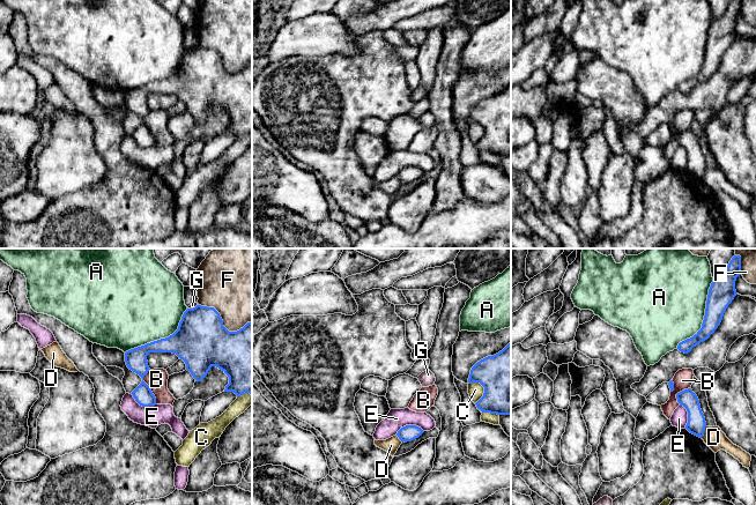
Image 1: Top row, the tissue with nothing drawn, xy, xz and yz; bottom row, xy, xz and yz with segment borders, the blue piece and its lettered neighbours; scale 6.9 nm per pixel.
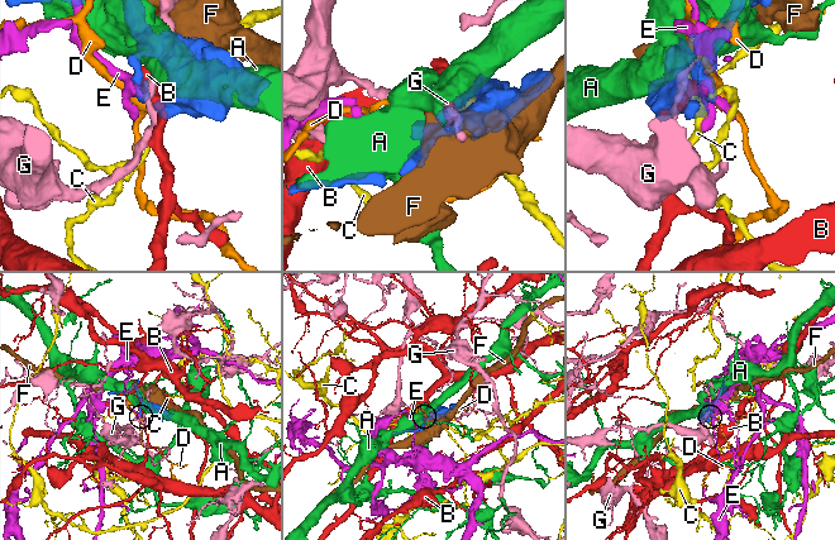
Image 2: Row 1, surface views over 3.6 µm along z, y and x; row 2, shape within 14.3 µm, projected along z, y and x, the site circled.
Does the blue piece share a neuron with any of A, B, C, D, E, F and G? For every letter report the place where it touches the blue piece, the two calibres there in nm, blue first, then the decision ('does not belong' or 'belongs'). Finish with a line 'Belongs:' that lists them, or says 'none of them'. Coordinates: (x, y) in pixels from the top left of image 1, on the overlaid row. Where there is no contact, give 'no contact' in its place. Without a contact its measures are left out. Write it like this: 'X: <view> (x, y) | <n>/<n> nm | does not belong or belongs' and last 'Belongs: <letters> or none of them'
A: yz (704, 317) | 180/500 nm | does not belong
B: xy (148, 386) | 150/150 nm | does not belong
C: xz (483, 393) | 380/110 nm | does not belong
D: yz (704, 430) | 130/150 nm | does not belong
E: xz (409, 425) | 110/140 nm | does not belong
F: xy (222, 324) | 380/400 nm | does not belong
G: xy (193, 307) | 380/30 nm | does not belong
Belongs: none of them

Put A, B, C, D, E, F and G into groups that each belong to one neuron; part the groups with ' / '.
A / B / C / D / E / F / G

